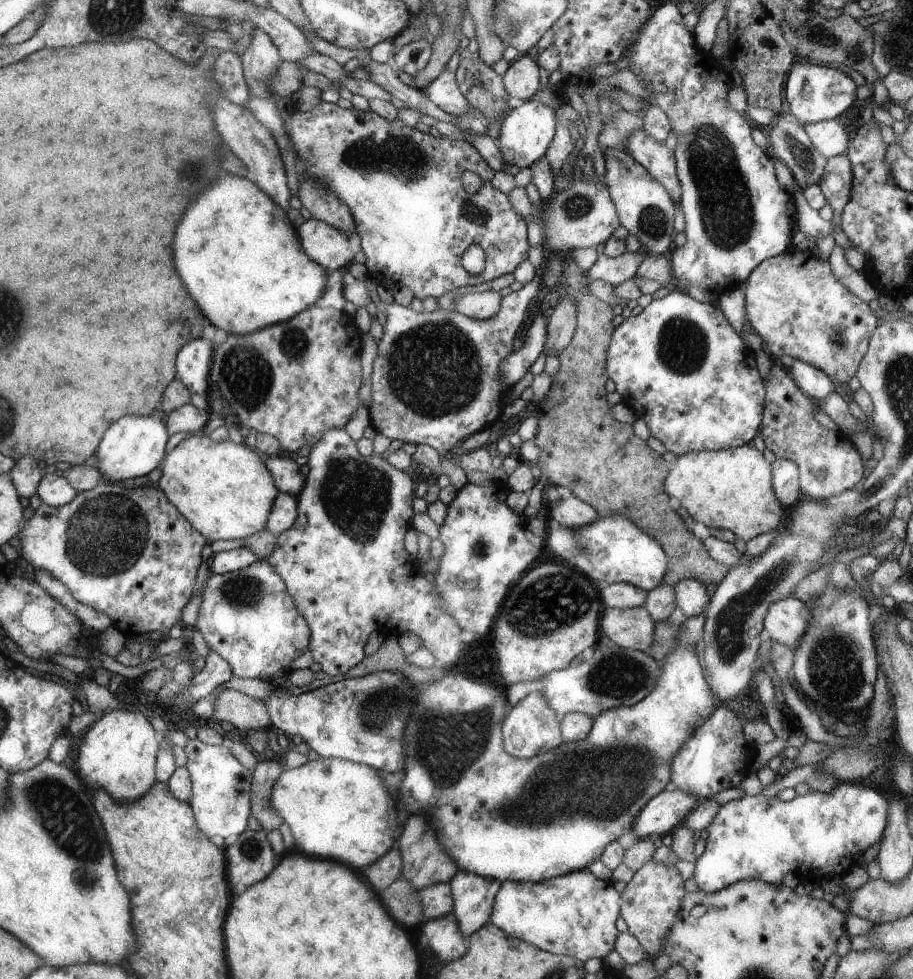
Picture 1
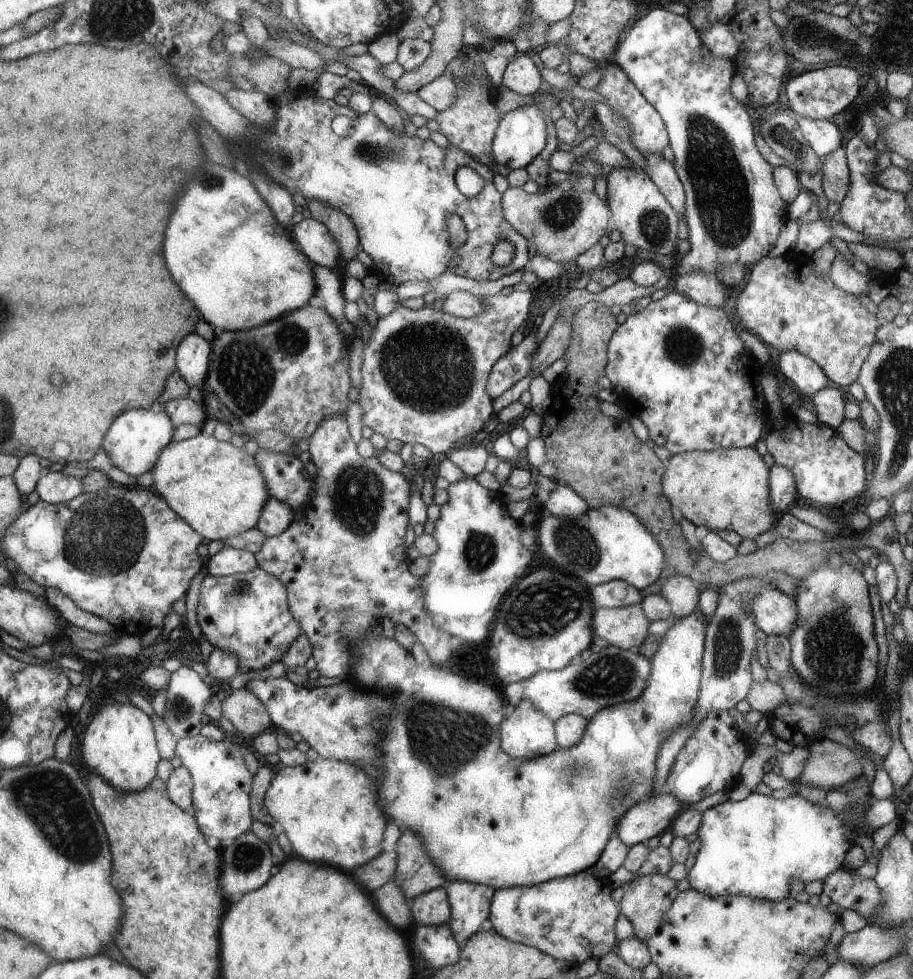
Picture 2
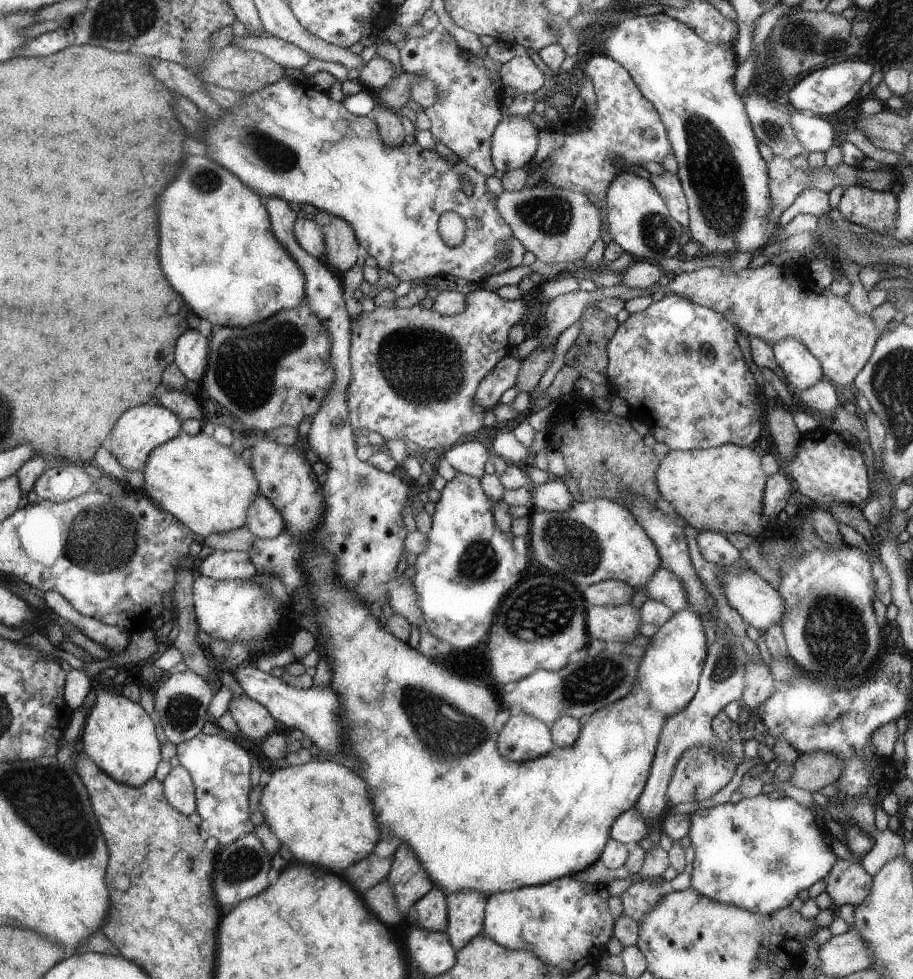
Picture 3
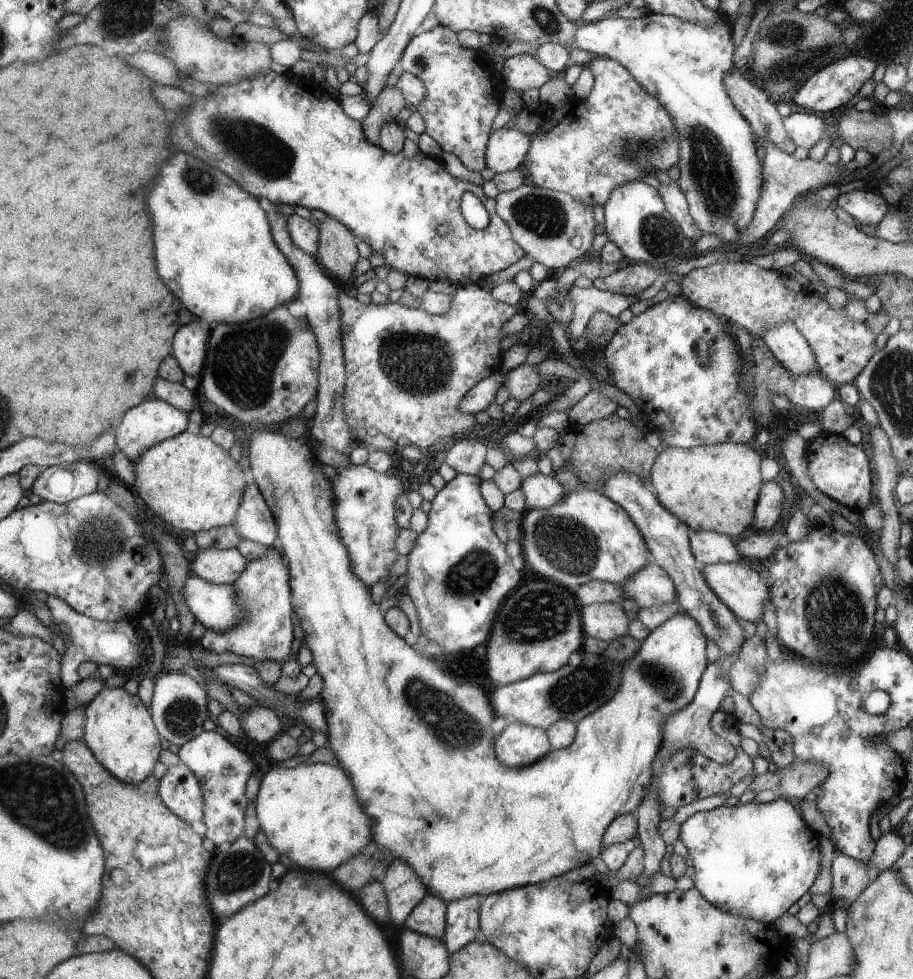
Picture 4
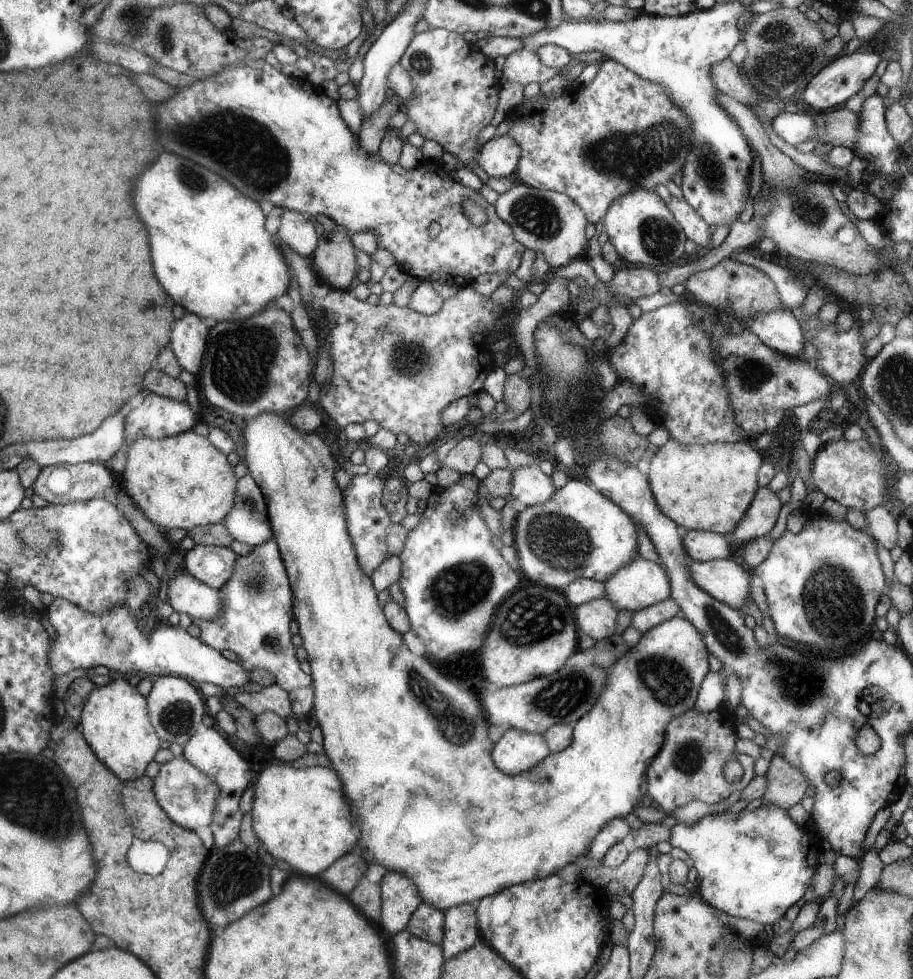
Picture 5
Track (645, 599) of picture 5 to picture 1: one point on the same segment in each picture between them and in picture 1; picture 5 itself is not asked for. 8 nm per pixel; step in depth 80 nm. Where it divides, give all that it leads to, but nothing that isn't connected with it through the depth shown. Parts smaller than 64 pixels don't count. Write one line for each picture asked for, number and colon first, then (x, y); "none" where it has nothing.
1: (691, 595)
2: (682, 592)
3: (665, 586)
4: (652, 585)

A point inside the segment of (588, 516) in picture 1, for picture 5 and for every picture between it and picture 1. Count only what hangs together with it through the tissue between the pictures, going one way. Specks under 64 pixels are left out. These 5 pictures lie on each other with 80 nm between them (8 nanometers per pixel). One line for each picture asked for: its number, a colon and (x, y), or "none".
2: (562, 502)
3: (553, 496)
4: (541, 491)
5: (531, 486)

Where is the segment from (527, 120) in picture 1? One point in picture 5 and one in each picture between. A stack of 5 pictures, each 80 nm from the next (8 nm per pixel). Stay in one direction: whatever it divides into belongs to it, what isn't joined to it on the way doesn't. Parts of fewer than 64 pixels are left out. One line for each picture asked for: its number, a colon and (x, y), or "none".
2: (522, 133)
3: (515, 141)
4: (508, 149)
5: (499, 157)

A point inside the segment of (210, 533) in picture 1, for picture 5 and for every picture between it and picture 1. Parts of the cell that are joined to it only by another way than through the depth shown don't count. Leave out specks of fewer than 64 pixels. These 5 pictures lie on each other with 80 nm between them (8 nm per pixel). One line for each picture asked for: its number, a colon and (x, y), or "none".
2: (219, 489)
3: (205, 484)
4: (189, 482)
5: (184, 481)

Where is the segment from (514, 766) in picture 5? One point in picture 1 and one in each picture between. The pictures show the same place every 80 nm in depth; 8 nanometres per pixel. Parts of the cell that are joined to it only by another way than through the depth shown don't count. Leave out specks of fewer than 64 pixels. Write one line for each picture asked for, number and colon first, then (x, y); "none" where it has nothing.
1: (533, 727)
2: (528, 732)
3: (524, 737)
4: (520, 744)

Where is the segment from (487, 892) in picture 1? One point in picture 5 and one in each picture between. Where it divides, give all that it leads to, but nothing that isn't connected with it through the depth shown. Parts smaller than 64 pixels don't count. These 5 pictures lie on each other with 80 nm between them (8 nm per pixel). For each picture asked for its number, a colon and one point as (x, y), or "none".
2: (470, 902)
3: (467, 909)
4: (463, 915)
5: (462, 931)

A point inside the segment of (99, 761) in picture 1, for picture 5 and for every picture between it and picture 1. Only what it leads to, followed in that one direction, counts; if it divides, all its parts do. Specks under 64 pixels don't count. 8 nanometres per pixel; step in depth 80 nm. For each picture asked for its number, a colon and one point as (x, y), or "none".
2: (119, 745)
3: (118, 735)
4: (118, 729)
5: (114, 720)

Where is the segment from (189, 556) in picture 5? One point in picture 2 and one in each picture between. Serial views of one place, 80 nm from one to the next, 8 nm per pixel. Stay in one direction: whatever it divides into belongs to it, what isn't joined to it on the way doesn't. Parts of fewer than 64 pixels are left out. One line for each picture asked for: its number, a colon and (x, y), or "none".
2: (229, 560)
3: (221, 565)
4: (221, 566)

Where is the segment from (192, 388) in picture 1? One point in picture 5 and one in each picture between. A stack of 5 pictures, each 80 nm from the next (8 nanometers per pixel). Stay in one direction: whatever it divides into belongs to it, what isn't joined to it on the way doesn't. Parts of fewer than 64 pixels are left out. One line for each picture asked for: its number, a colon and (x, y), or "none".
2: (193, 361)
3: (192, 350)
4: (190, 343)
5: (189, 338)

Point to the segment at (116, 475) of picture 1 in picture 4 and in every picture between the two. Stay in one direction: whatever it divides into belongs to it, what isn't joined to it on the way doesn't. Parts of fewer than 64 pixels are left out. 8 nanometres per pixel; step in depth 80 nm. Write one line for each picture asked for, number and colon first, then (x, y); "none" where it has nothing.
2: (135, 440)
3: (141, 429)
4: (148, 424)

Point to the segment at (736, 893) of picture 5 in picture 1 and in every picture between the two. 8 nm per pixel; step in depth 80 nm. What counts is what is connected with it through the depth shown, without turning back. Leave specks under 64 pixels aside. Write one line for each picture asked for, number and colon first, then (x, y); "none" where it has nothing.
1: (758, 837)
2: (755, 846)
3: (757, 854)
4: (755, 859)

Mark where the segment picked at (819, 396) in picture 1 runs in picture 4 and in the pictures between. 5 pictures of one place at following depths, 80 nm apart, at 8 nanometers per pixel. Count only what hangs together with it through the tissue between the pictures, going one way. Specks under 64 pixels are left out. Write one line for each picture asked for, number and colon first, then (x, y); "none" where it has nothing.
2: (808, 378)
3: (801, 368)
4: (786, 342)

